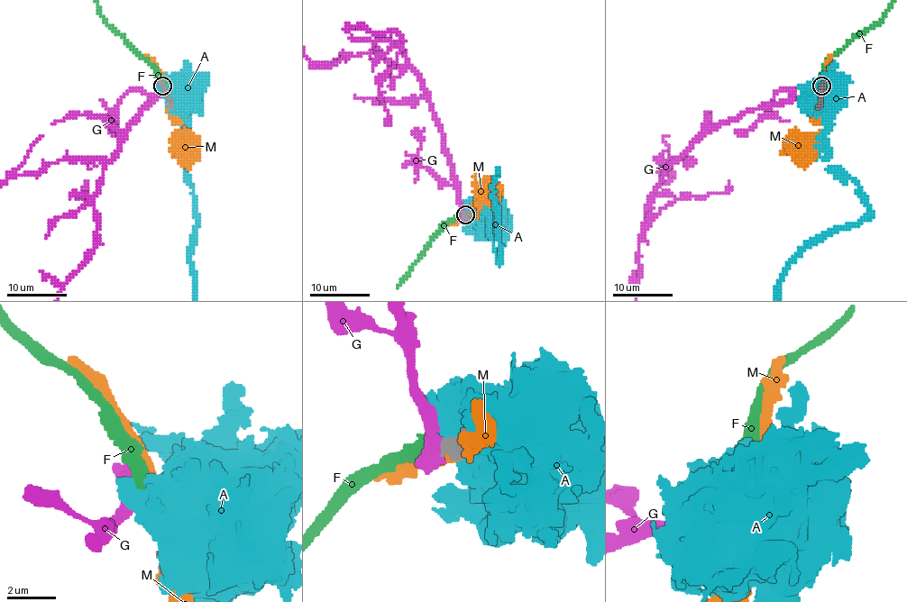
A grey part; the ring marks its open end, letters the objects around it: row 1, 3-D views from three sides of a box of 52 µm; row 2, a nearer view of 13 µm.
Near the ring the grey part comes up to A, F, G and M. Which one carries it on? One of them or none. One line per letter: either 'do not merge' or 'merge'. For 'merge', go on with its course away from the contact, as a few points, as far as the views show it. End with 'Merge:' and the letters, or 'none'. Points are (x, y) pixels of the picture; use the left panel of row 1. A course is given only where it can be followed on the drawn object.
A: do not merge
F: do not merge
G: do not merge
M: do not merge
Merge: none

